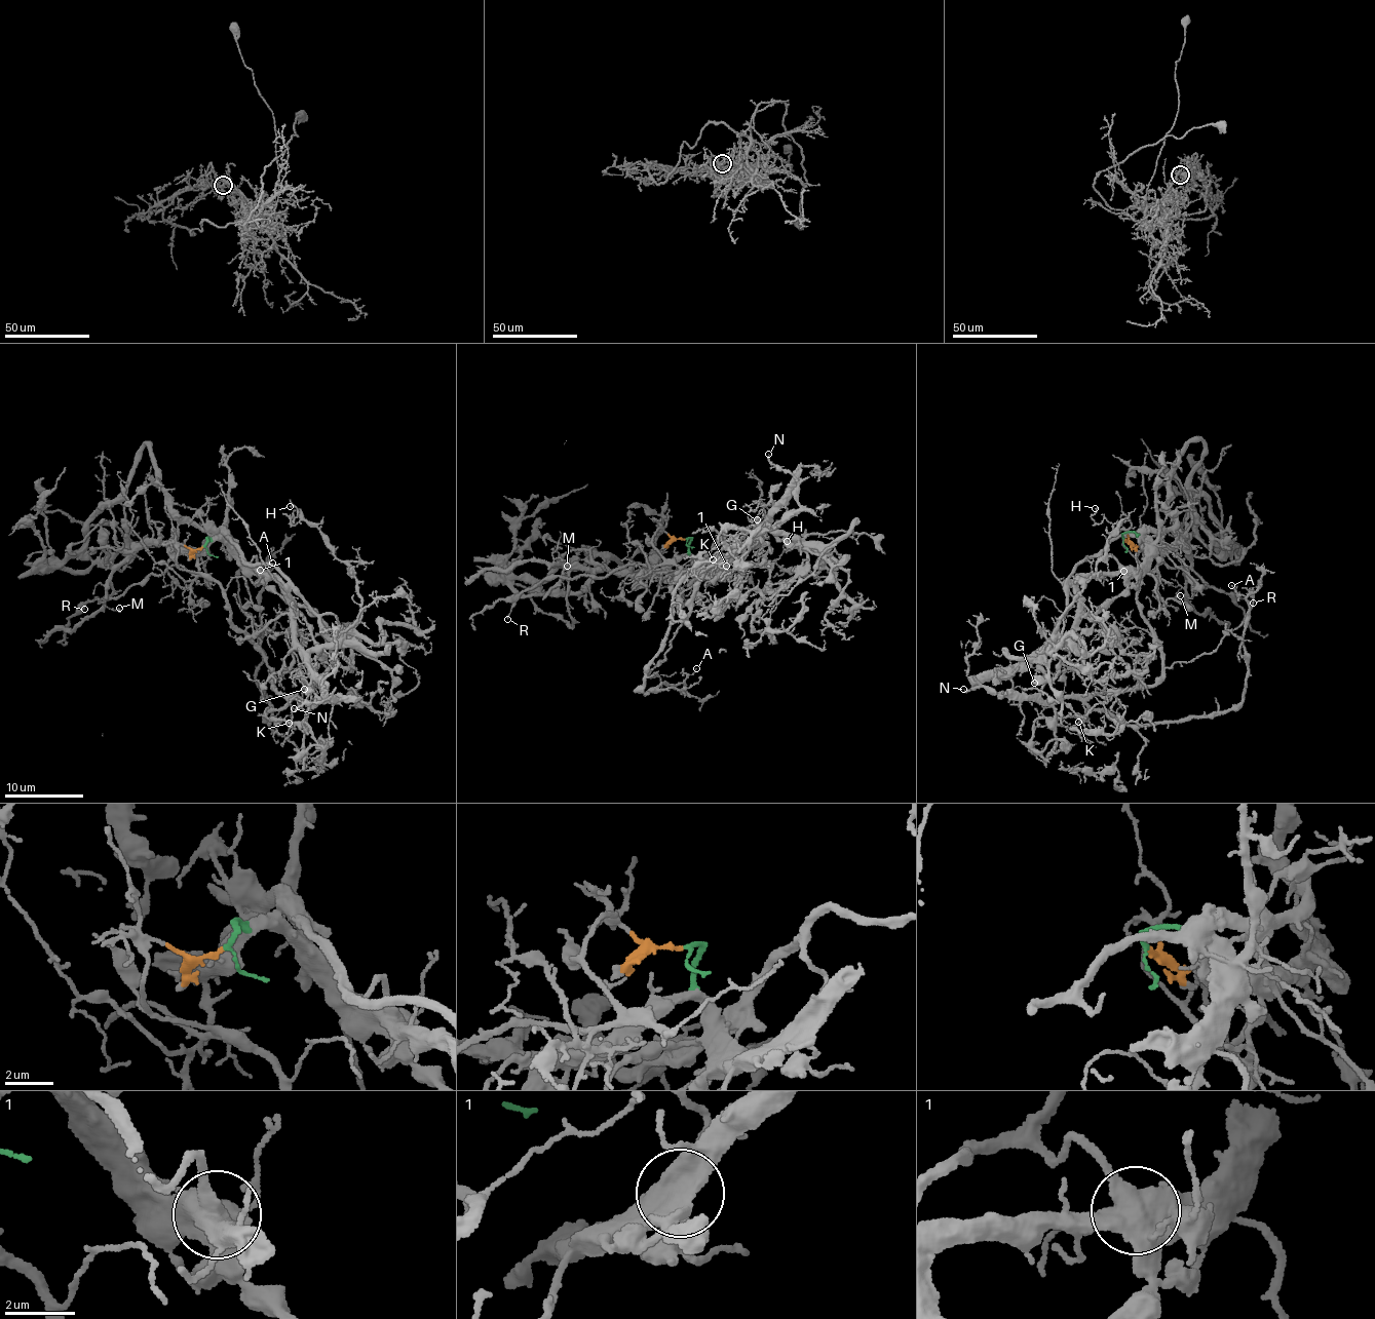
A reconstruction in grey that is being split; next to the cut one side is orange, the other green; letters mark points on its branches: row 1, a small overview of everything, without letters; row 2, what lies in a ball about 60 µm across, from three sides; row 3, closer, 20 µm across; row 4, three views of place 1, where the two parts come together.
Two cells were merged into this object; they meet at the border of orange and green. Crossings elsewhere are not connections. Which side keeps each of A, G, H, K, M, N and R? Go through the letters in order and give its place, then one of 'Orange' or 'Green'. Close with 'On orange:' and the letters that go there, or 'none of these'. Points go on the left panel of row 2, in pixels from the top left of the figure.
A: Place: (272, 563). Orange
G: Place: (304, 689). Orange
H: Place: (290, 506). Green
K: Place: (289, 723). Green
M: Place: (119, 608). Green
N: Place: (294, 708). Orange
R: Place: (84, 609). Orange
On orange: A, G, N, R

